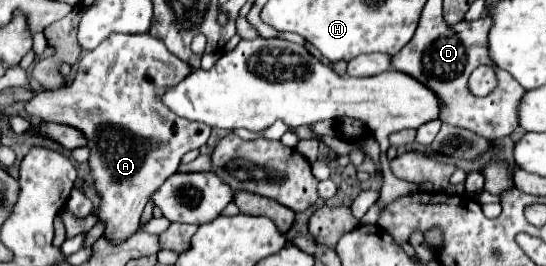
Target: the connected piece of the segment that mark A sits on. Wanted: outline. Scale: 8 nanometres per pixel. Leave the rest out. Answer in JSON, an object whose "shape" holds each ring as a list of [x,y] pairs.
{"shape":[[[111,33],[99,47],[95,47],[93,51],[87,51],[81,57],[77,75],[71,85],[63,85],[51,91],[47,89],[25,105],[27,113],[33,117],[77,127],[85,135],[87,147],[91,151],[89,169],[93,175],[93,187],[101,199],[99,207],[93,209],[93,215],[97,217],[97,221],[105,223],[103,237],[111,245],[121,245],[123,241],[127,241],[131,235],[137,233],[139,219],[149,195],[157,191],[157,187],[161,187],[161,183],[179,169],[181,157],[187,151],[203,147],[209,139],[211,129],[205,127],[205,123],[183,119],[175,115],[169,107],[165,107],[161,101],[163,93],[169,87],[175,87],[177,83],[181,83],[191,71],[193,69],[189,63],[177,59],[165,47],[165,43],[161,43],[161,39],[155,39],[149,33],[141,33],[141,35]]]}

